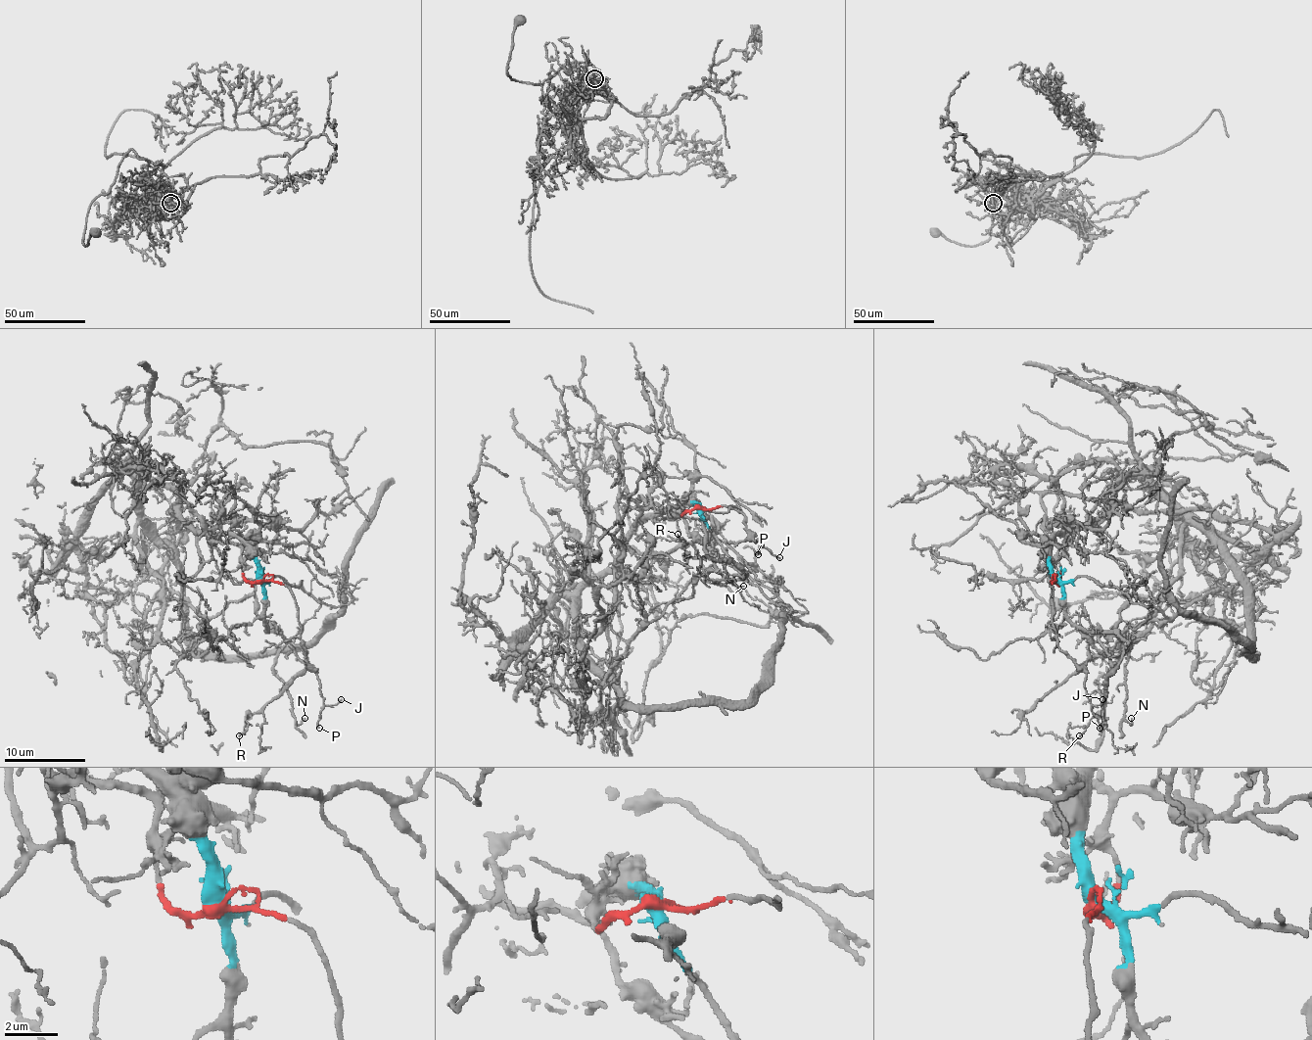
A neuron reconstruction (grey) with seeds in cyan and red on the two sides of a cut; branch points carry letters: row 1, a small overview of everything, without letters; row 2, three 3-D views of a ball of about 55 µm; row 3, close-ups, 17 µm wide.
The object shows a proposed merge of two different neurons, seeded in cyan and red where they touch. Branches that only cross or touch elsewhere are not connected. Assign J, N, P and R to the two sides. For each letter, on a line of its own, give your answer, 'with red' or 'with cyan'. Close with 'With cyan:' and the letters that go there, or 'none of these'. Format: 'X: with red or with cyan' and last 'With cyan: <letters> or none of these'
J: with red
N: with cyan
P: with red
R: with cyan
With cyan: N, R

